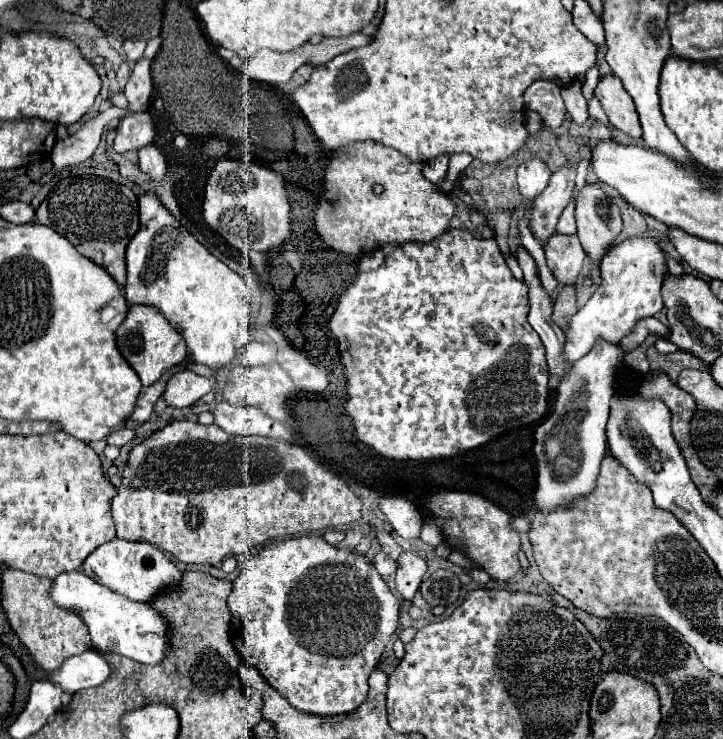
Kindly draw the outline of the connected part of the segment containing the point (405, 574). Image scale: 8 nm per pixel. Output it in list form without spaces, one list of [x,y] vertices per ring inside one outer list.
[[[404,552],[398,558],[398,570],[396,570],[396,578],[394,578],[396,592],[404,600],[410,602],[420,588],[424,572],[426,572],[426,562],[416,552]]]

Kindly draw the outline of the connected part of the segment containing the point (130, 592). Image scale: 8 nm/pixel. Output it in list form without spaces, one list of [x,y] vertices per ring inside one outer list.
[[[114,538],[110,542],[102,544],[100,548],[96,548],[86,558],[86,564],[82,568],[88,576],[94,576],[100,584],[104,584],[110,590],[120,592],[132,600],[138,600],[138,602],[154,600],[158,594],[174,588],[174,584],[178,586],[180,584],[178,580],[182,580],[180,568],[176,564],[172,564],[162,550],[158,550],[146,542],[128,542],[128,540],[120,540],[120,538]]]

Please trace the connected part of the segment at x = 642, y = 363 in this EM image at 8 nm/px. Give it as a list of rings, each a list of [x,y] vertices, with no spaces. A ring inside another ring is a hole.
[[[648,336],[648,340],[643,342],[638,348],[624,355],[624,362],[634,369],[646,374],[650,371],[649,362],[647,360],[646,351],[649,346],[656,342],[656,336]]]

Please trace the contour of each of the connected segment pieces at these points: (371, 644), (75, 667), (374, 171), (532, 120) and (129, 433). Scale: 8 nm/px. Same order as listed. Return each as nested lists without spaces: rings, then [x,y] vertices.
[[[302,536],[272,542],[254,558],[246,560],[228,596],[228,608],[232,612],[232,644],[240,656],[296,710],[316,716],[334,716],[348,714],[366,700],[368,676],[398,628],[400,602],[382,576],[374,572],[366,556],[330,546],[320,536]]]
[[[88,650],[84,654],[72,656],[62,664],[62,668],[50,674],[50,680],[60,684],[64,692],[74,694],[84,688],[100,686],[112,674],[112,666],[108,664],[106,656],[98,650]]]
[[[368,140],[352,148],[340,148],[332,152],[330,164],[326,168],[326,192],[316,206],[314,220],[318,234],[332,250],[360,256],[376,248],[382,248],[384,244],[402,244],[402,242],[428,244],[438,234],[450,228],[454,210],[456,204],[446,194],[438,192],[436,186],[422,176],[422,164],[406,160],[406,156],[402,156],[394,148],[374,144]]]
[[[526,110],[526,120],[524,120],[524,126],[526,126],[526,130],[530,132],[530,134],[536,134],[540,128],[542,128],[542,120],[540,120],[540,116],[536,114],[536,112],[532,112],[532,110]]]
[[[120,428],[120,430],[114,430],[114,432],[108,436],[108,444],[120,448],[120,446],[128,444],[132,438],[134,438],[134,430],[132,430],[132,428]]]

